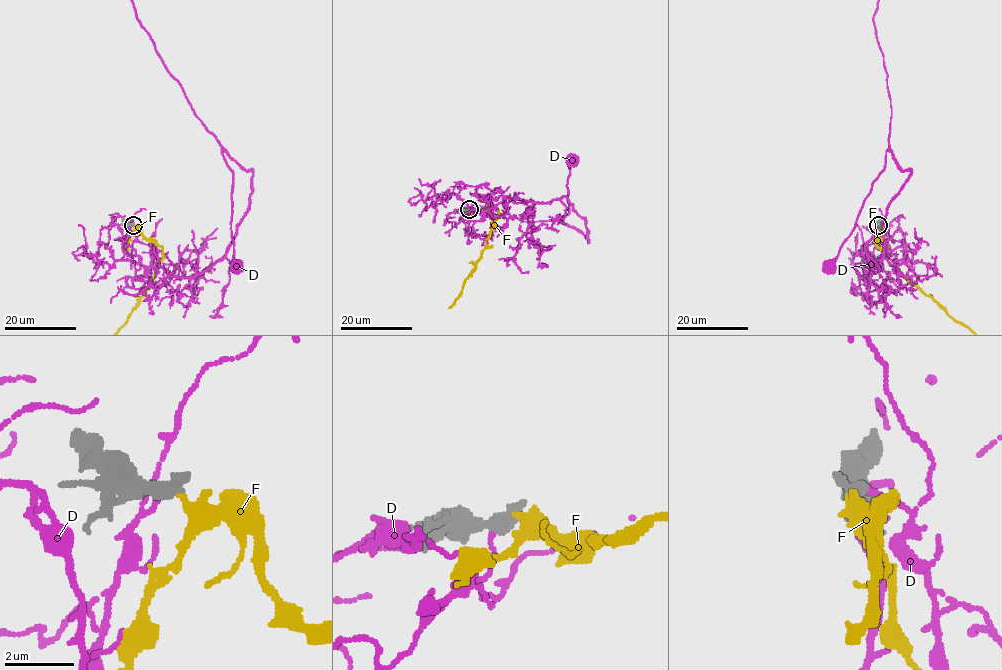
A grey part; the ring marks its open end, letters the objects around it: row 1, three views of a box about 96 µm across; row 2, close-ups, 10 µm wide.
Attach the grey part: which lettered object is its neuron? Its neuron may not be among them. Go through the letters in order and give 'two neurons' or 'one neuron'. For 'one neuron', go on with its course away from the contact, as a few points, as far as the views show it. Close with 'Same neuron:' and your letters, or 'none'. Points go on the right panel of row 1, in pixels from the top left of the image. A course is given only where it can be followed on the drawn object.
D: two neurons
F: one neuron
Same neuron: F

